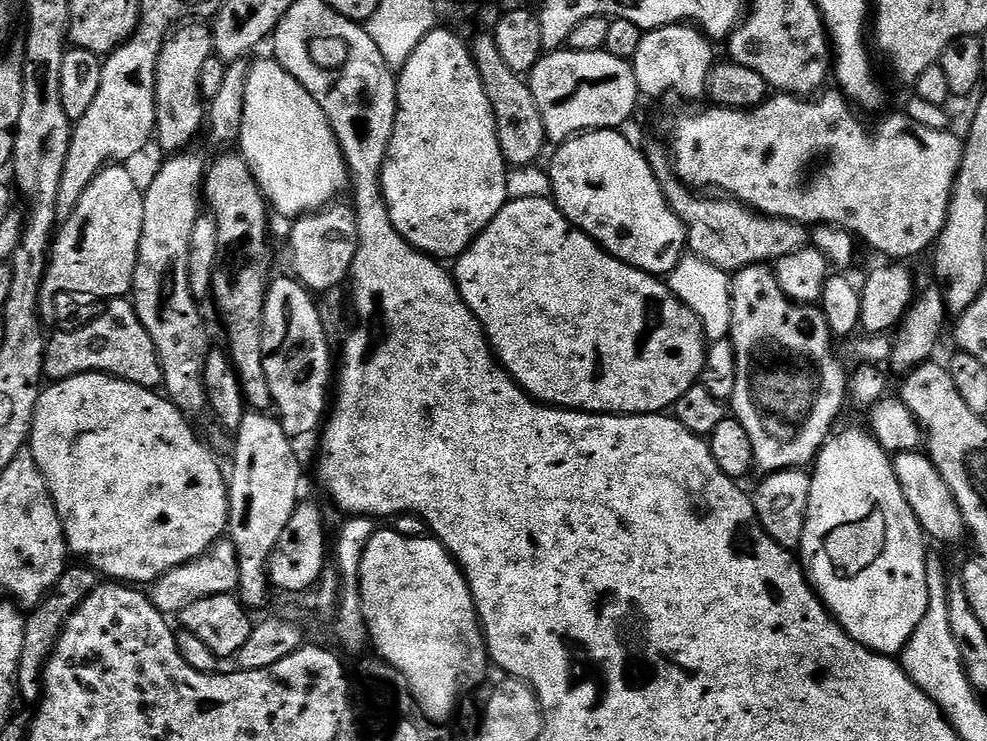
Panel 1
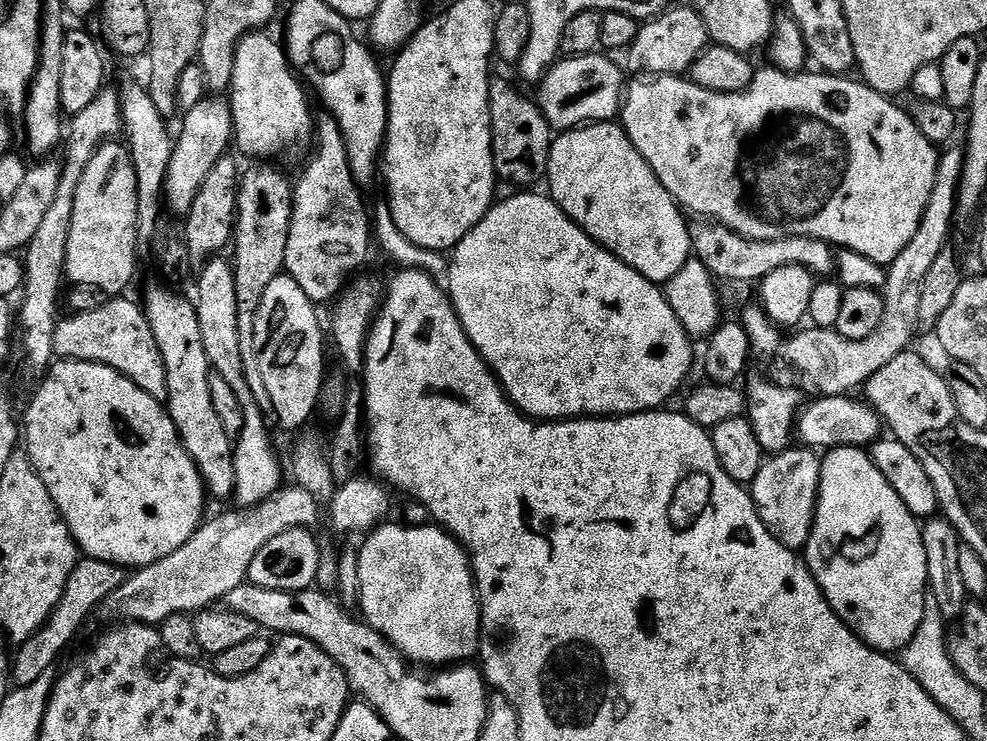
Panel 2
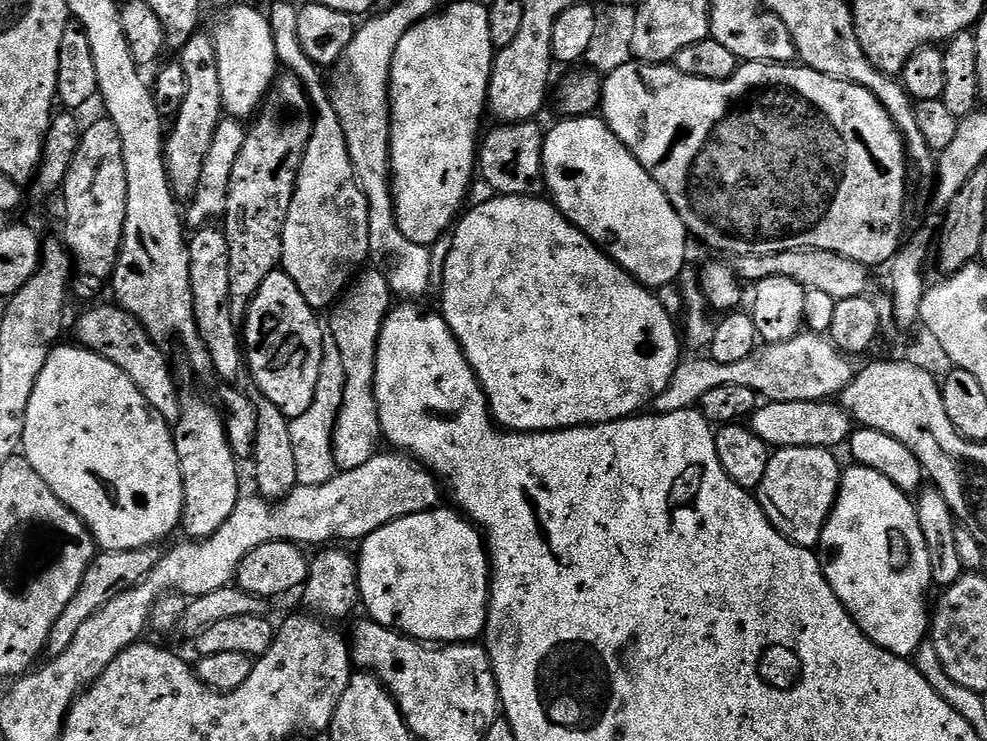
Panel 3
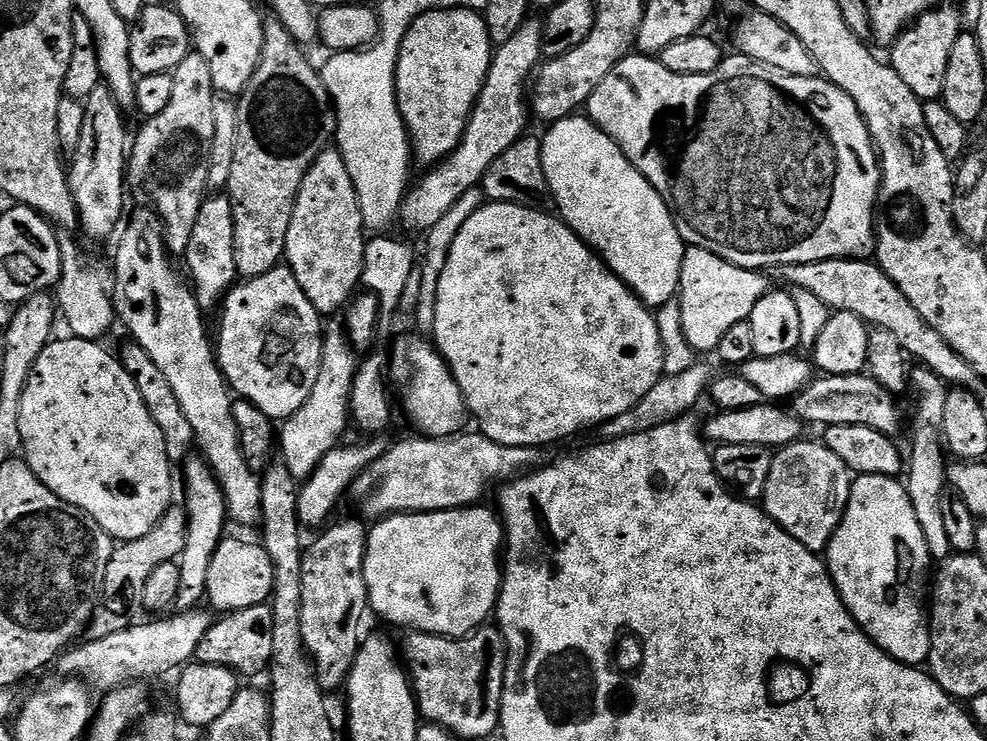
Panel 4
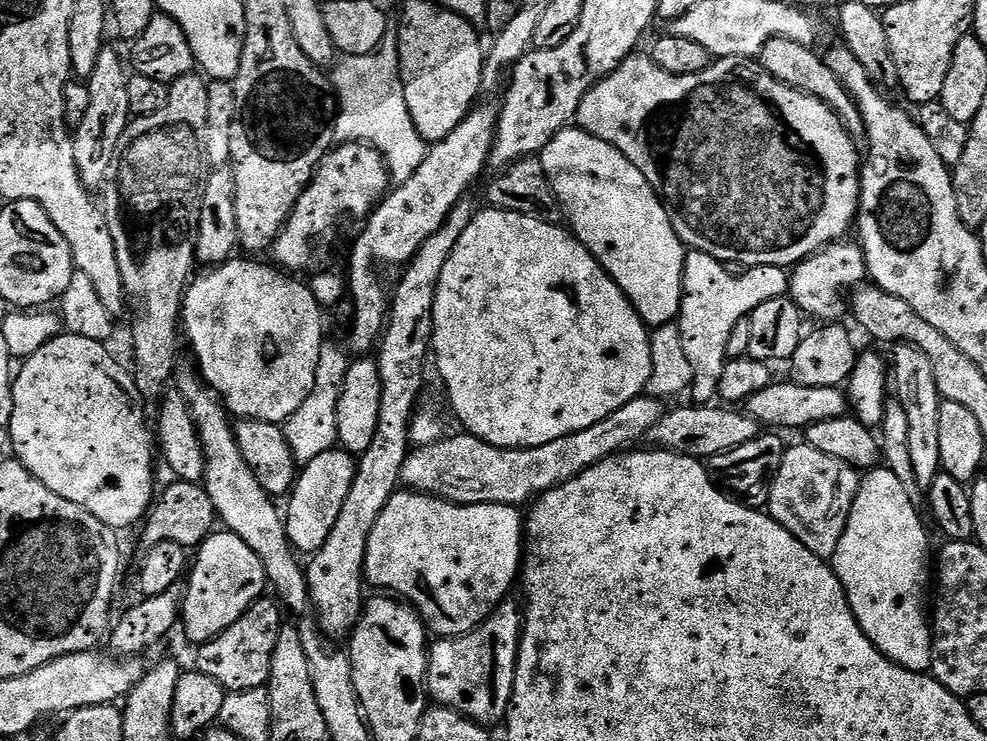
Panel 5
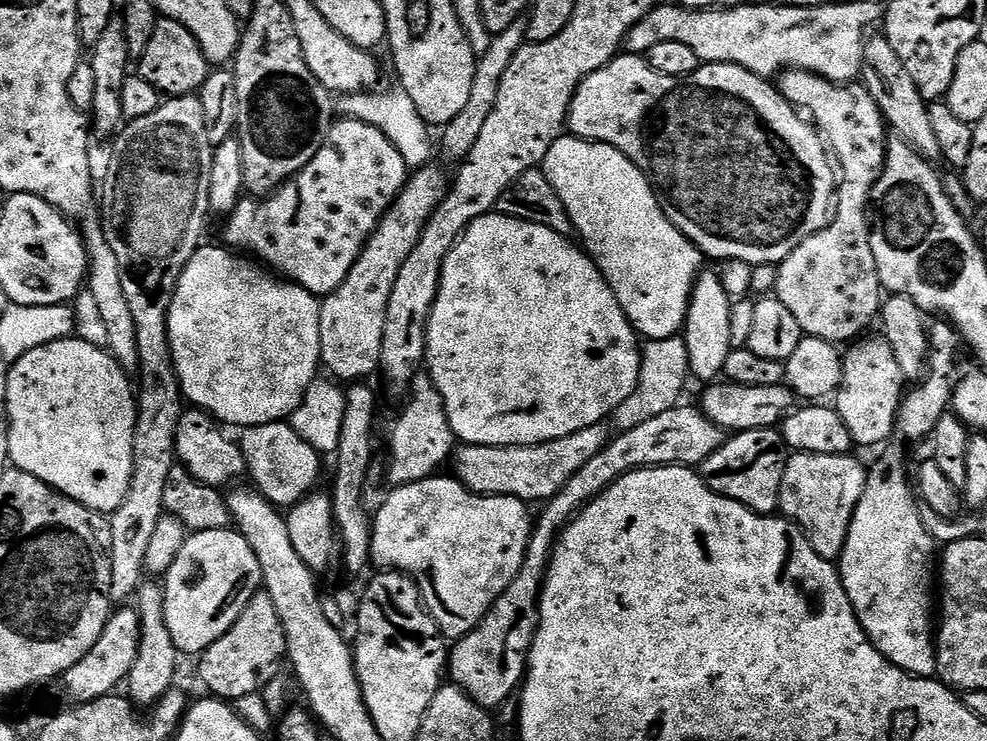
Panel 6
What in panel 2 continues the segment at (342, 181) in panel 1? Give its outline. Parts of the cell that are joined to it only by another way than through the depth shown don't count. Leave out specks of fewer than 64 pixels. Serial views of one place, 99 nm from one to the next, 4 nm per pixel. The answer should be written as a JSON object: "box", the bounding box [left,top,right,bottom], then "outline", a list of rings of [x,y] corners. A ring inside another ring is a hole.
{"box":[230,31,314,158],"outline":[[[263,31],[251,33],[236,45],[230,89],[235,147],[240,147],[248,156],[260,156],[256,158],[270,158],[268,156],[272,154],[300,148],[314,136],[314,112],[308,109],[308,100],[304,97],[305,85],[294,75],[287,51],[264,35],[268,34]]]}

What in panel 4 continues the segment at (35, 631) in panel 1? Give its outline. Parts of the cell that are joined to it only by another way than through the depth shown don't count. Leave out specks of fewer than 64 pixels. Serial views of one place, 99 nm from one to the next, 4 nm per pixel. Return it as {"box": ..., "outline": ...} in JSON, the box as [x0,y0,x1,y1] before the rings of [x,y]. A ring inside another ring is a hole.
{"box":[87,506,188,640],"outline":[[[172,506],[157,522],[154,530],[150,530],[150,534],[137,540],[117,543],[112,549],[110,566],[106,566],[102,599],[88,621],[87,635],[94,640],[110,638],[110,634],[118,634],[118,630],[126,630],[137,623],[144,612],[142,590],[146,590],[146,581],[150,579],[150,574],[154,574],[154,570],[166,562],[179,561],[182,550],[186,550],[187,541],[188,514],[183,507]]]}

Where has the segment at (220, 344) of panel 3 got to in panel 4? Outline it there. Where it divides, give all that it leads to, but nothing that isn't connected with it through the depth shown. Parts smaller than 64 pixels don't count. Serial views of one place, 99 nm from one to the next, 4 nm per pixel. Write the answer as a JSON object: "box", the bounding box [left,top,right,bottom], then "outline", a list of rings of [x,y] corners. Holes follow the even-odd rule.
{"box":[182,194,238,314],"outline":[[[212,194],[202,202],[190,234],[190,246],[183,252],[182,260],[188,263],[187,275],[198,306],[206,314],[215,313],[238,280],[234,258],[234,210],[227,195]]]}

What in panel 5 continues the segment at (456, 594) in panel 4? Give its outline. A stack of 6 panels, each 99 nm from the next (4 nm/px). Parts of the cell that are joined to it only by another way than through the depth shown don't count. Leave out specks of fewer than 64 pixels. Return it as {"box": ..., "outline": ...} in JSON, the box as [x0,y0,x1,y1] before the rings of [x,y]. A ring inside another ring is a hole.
{"box":[364,490,524,637],"outline":[[[397,490],[386,502],[386,510],[374,522],[374,530],[370,534],[370,542],[366,550],[364,559],[364,575],[367,583],[376,587],[376,590],[383,590],[388,594],[395,594],[411,604],[420,613],[421,620],[437,637],[445,636],[465,636],[468,632],[473,632],[476,627],[491,614],[493,610],[504,603],[508,592],[512,588],[512,583],[517,583],[518,573],[522,568],[522,545],[524,542],[524,528],[522,527],[522,516],[519,516],[517,509],[511,504],[451,504],[449,500],[439,500],[436,496],[426,496],[422,492],[411,490]]]}

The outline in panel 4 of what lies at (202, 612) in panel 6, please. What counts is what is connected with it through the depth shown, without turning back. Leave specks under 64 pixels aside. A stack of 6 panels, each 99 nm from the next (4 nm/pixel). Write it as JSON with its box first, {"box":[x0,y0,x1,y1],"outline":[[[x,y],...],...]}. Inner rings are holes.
{"box":[206,538,275,613],"outline":[[[225,538],[221,540],[214,554],[214,562],[210,562],[206,600],[209,605],[213,604],[211,607],[217,613],[237,612],[265,603],[272,596],[274,582],[275,567],[272,565],[270,554],[263,546],[259,543],[243,544],[240,540]]]}

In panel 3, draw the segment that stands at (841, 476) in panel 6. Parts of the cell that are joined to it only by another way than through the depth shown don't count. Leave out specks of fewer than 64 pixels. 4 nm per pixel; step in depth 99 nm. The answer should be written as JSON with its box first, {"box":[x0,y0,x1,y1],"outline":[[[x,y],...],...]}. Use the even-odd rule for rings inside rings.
{"box":[754,448,842,549],"outline":[[[777,448],[768,457],[766,475],[754,489],[768,521],[787,540],[803,548],[815,549],[819,545],[828,515],[836,504],[842,475],[842,464],[836,461],[836,455],[831,448]]]}

